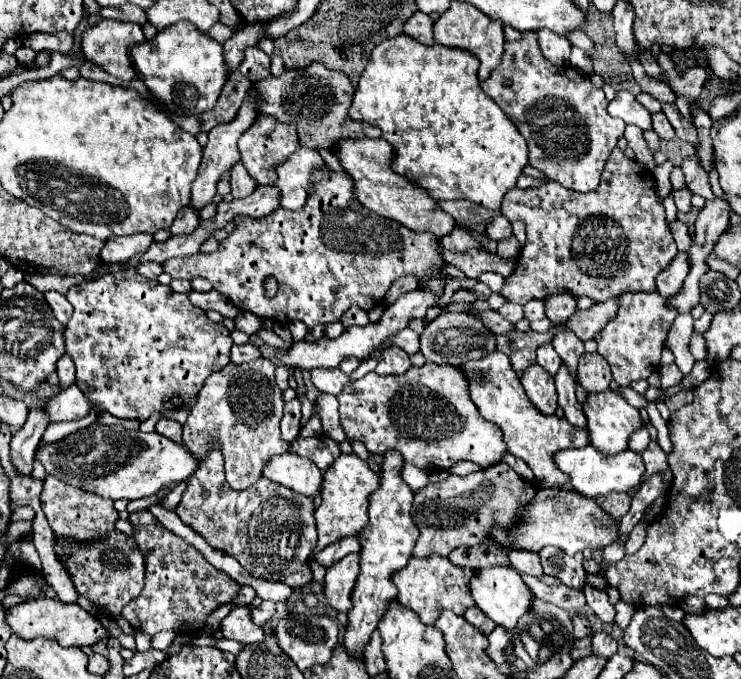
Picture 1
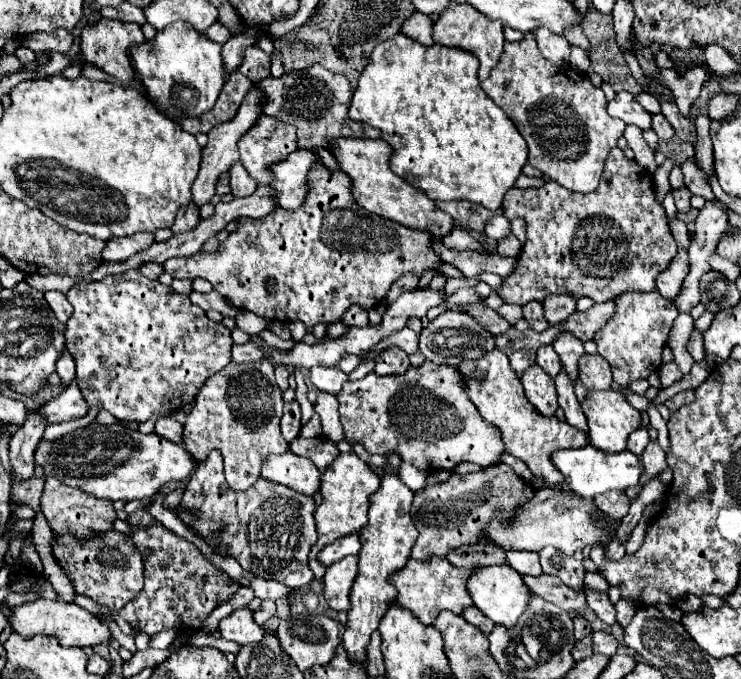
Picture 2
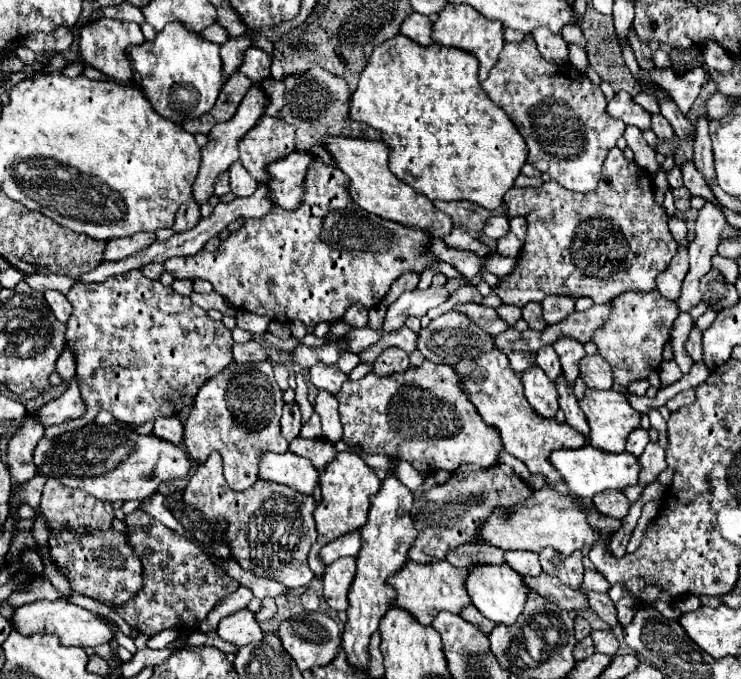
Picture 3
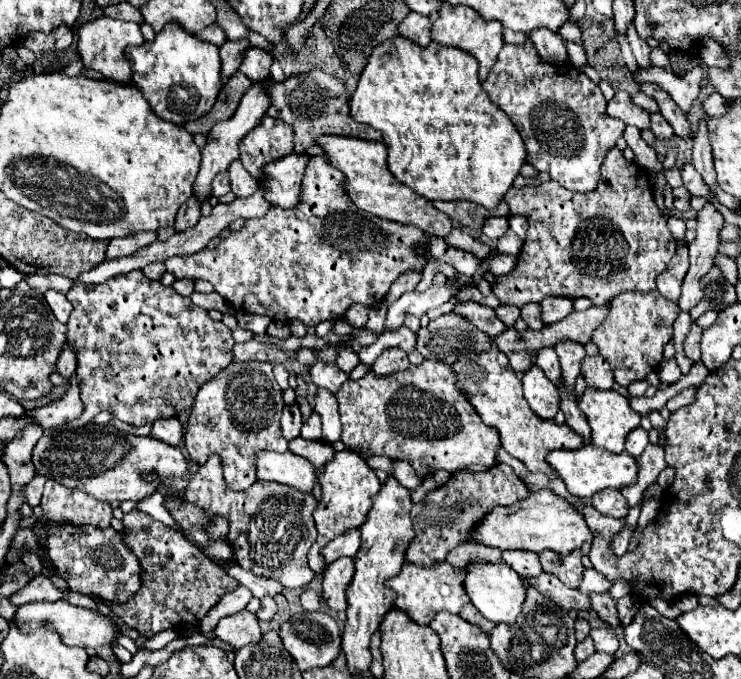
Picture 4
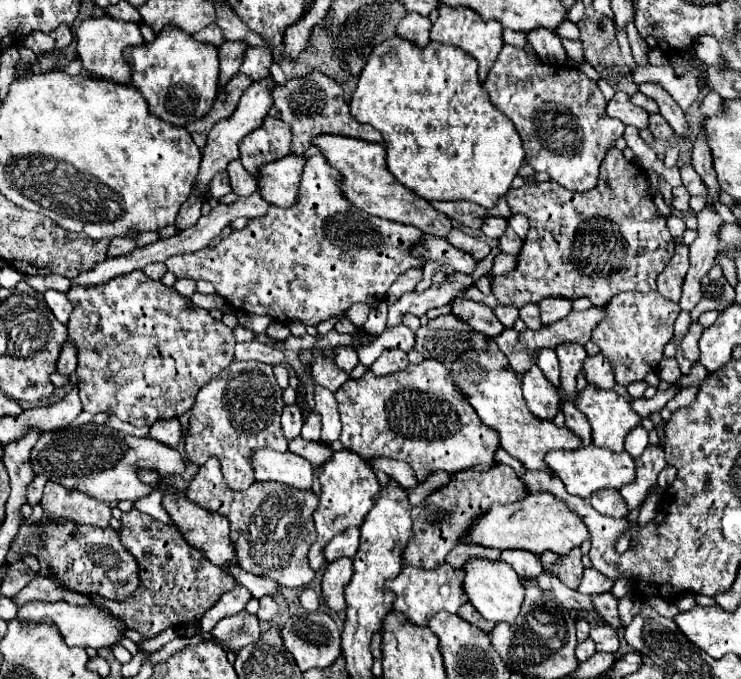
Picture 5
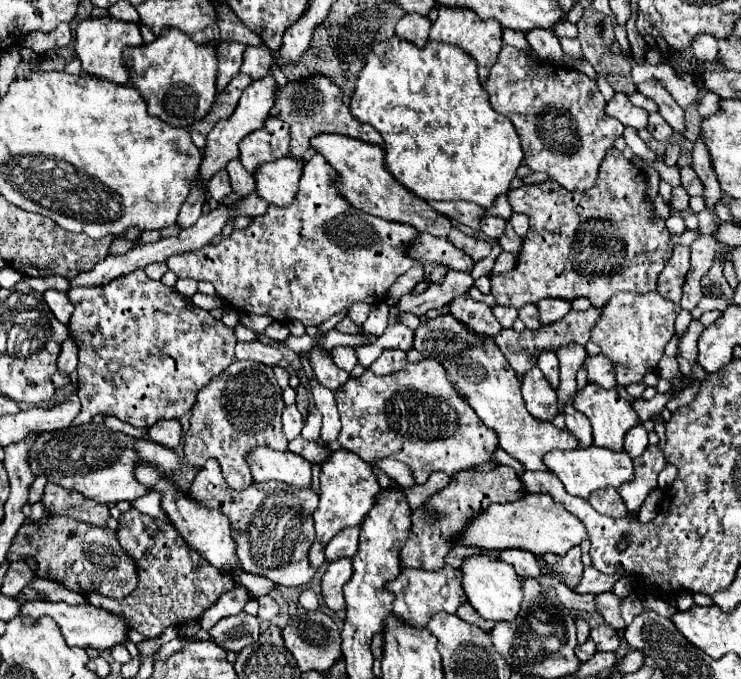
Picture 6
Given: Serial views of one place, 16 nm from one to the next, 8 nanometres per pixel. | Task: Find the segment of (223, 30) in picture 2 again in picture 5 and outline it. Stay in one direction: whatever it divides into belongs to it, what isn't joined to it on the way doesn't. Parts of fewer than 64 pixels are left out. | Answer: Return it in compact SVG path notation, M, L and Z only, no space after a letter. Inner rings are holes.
M212 23L200 32L192 34L192 37L199 42L212 43L218 47L224 42L221 29L216 23Z

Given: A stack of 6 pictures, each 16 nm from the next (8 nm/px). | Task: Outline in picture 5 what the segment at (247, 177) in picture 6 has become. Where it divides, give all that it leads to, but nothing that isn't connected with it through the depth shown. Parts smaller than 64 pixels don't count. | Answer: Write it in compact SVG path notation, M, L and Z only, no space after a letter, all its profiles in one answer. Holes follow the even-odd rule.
M232 160L232 164L228 164L228 174L230 174L230 186L232 192L236 196L250 196L256 192L256 178L252 178L244 166L240 164L240 160Z

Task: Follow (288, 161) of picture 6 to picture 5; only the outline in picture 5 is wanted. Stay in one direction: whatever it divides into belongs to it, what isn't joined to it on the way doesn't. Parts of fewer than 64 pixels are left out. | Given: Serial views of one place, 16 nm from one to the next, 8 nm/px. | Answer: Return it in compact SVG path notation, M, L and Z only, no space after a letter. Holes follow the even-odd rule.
M284 156L270 164L264 164L258 176L258 188L262 196L280 208L290 208L296 204L296 196L300 194L300 176L304 174L304 164L308 160L304 156Z

